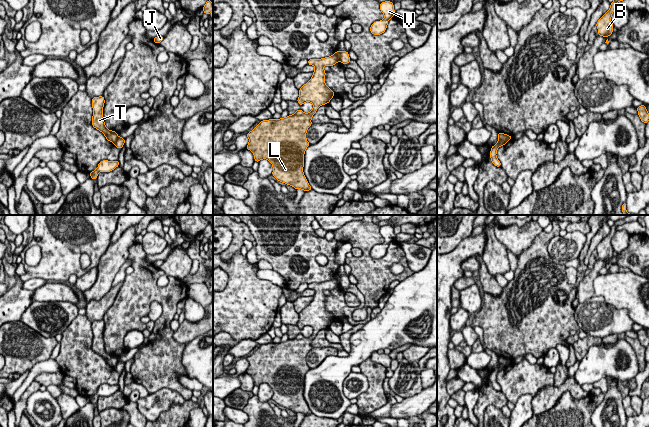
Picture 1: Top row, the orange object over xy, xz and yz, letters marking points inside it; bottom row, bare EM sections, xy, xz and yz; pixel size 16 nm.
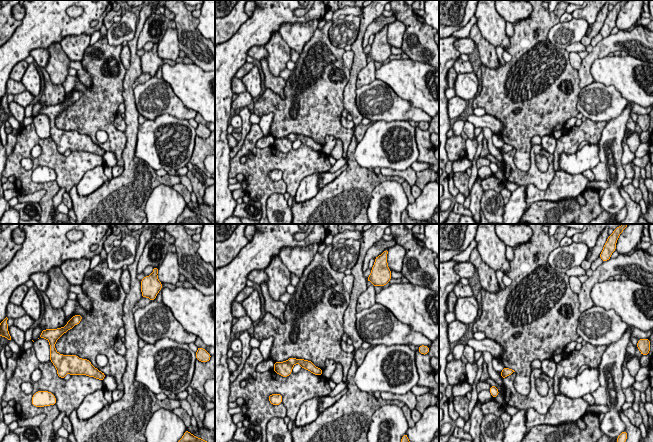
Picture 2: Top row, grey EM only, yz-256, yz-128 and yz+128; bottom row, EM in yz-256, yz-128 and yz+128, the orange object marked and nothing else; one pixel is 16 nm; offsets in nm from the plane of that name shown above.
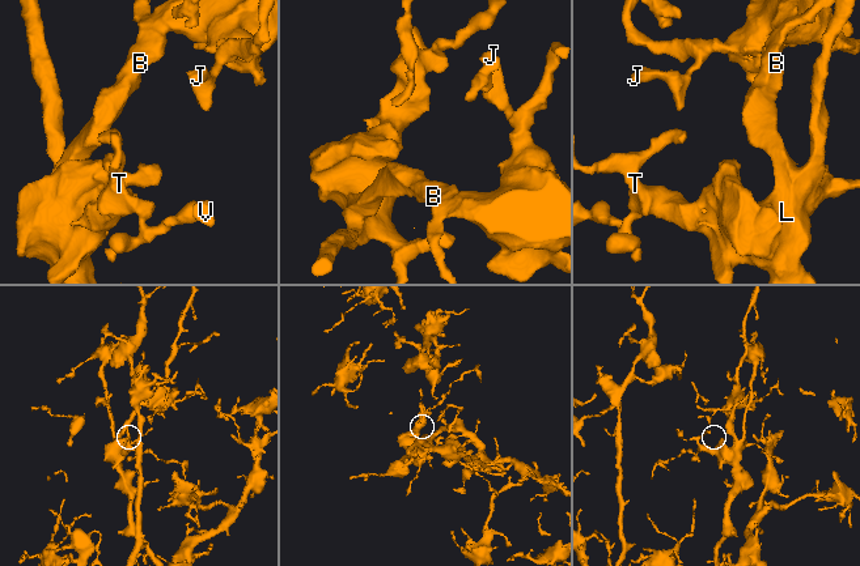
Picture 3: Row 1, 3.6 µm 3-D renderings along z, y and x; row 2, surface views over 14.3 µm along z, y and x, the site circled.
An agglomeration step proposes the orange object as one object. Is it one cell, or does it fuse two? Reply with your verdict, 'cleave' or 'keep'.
cleave

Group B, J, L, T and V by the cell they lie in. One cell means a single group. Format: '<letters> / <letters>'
B J L T / V

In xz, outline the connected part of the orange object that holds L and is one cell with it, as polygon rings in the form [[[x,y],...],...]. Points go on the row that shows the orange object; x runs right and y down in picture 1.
[[[336,51],[332,56],[321,59],[310,59],[308,65],[313,65],[315,70],[311,79],[299,89],[299,98],[297,102],[303,105],[305,102],[311,102],[313,109],[309,113],[304,113],[301,109],[297,110],[293,115],[288,115],[285,118],[262,120],[252,131],[247,133],[249,143],[246,149],[250,150],[255,162],[262,159],[267,159],[273,166],[272,175],[280,182],[294,187],[296,190],[304,191],[312,190],[304,173],[304,154],[309,142],[306,139],[306,132],[312,125],[312,116],[316,113],[321,105],[330,102],[334,97],[334,92],[325,84],[326,72],[324,66],[333,66],[340,61],[340,52]]]

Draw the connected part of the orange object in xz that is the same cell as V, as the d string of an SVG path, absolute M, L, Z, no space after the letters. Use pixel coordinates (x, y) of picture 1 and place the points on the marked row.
M391 1L381 2L379 8L384 14L384 19L375 21L371 25L370 32L374 35L384 33L386 31L389 19L395 16L394 4Z

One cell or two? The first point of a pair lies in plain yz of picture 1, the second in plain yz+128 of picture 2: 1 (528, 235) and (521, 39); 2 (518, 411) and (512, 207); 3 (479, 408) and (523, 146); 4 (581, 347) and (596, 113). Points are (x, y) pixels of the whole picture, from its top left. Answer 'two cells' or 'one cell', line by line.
1: two cells
2: one cell
3: two cells
4: two cells

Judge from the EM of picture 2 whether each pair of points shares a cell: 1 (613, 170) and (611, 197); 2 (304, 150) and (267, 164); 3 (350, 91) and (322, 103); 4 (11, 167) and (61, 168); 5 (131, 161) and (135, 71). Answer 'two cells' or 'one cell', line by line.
1: one cell
2: one cell
3: two cells
4: one cell
5: one cell

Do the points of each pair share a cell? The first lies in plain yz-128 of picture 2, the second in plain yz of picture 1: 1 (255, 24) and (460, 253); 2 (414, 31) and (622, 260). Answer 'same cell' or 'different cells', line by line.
1: same cell
2: same cell

